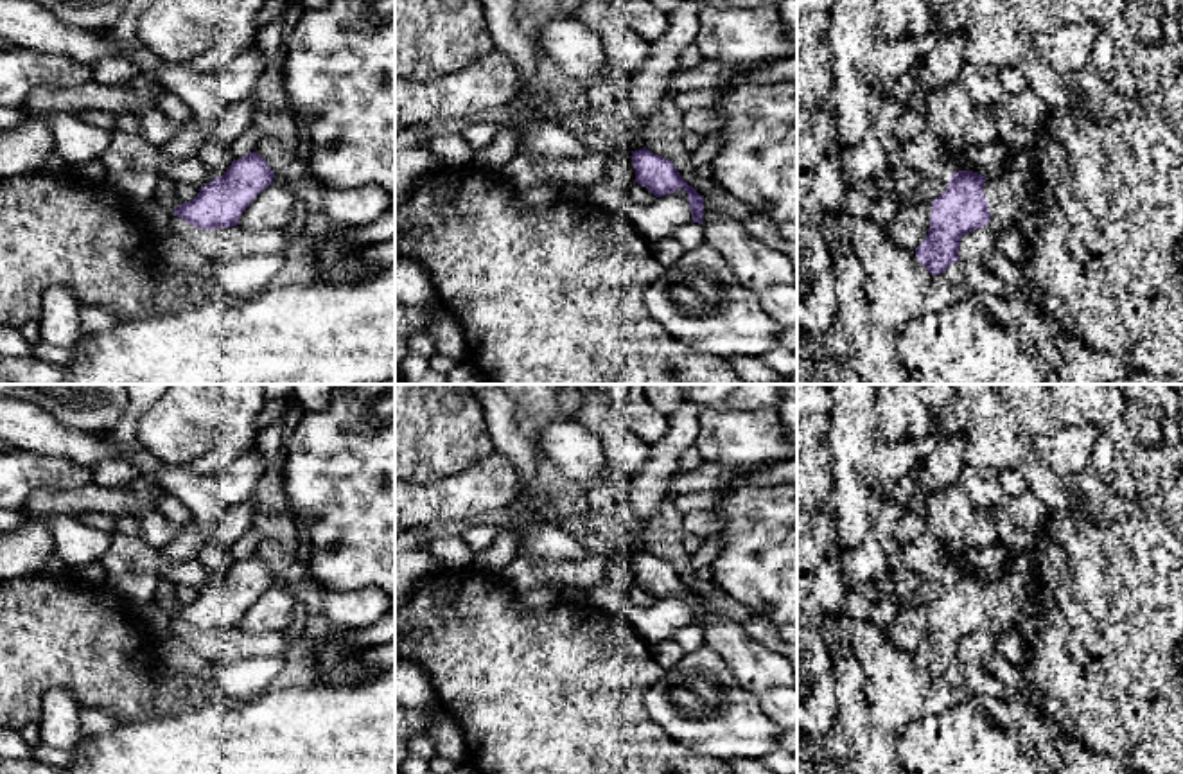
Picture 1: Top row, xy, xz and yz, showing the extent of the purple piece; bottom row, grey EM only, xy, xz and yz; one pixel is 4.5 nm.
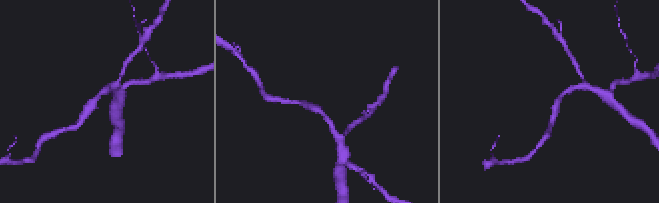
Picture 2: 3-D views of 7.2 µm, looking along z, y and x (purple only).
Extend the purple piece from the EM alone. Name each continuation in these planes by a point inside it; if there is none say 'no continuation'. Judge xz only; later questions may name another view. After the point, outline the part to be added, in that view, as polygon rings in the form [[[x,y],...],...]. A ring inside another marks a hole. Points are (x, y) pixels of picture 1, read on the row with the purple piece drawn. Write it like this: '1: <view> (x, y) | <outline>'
no continuation

